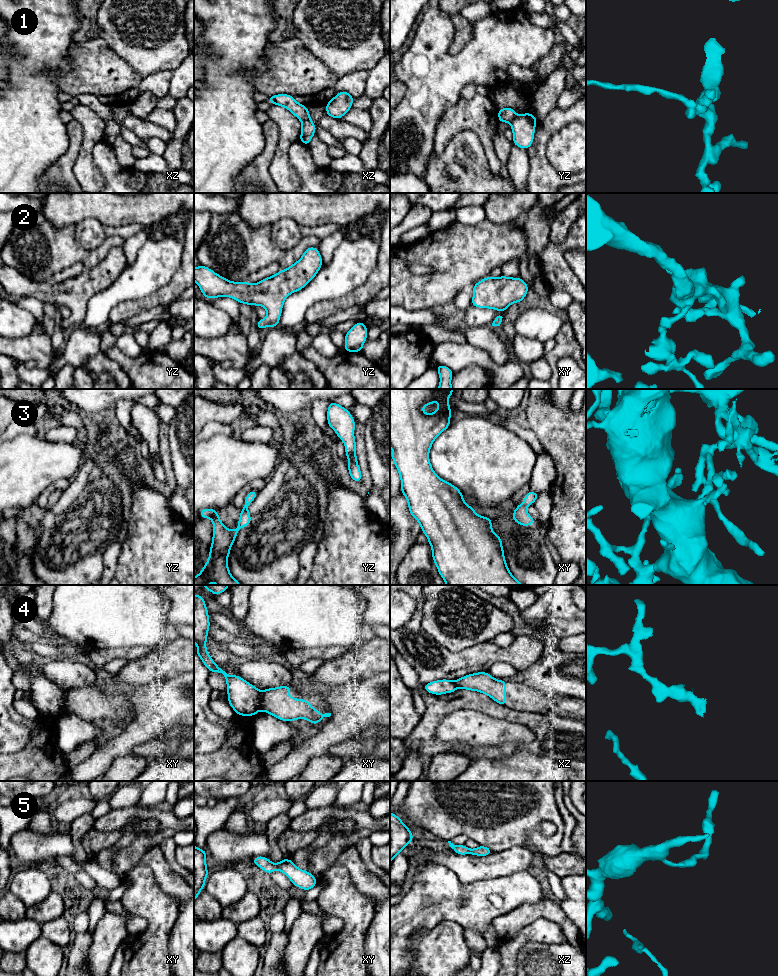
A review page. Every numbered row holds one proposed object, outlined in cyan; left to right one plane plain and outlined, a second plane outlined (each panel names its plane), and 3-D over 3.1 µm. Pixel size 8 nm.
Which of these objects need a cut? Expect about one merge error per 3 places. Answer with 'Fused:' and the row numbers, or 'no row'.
Fused: 1, 4

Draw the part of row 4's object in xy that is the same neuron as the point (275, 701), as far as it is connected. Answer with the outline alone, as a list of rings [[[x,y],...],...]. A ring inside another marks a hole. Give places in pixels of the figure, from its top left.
[[[279,686],[261,691],[261,710],[282,721],[306,719],[314,725],[317,725],[323,717],[331,716],[331,713],[319,713],[305,699],[290,697],[288,695],[290,690],[293,690],[291,686]]]

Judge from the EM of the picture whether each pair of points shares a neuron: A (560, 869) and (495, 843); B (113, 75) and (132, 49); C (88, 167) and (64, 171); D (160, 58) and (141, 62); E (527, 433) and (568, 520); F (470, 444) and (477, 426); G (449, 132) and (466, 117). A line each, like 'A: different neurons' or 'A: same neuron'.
A: different neurons
B: different neurons
C: different neurons
D: same neuron
E: different neurons
F: same neuron
G: same neuron

